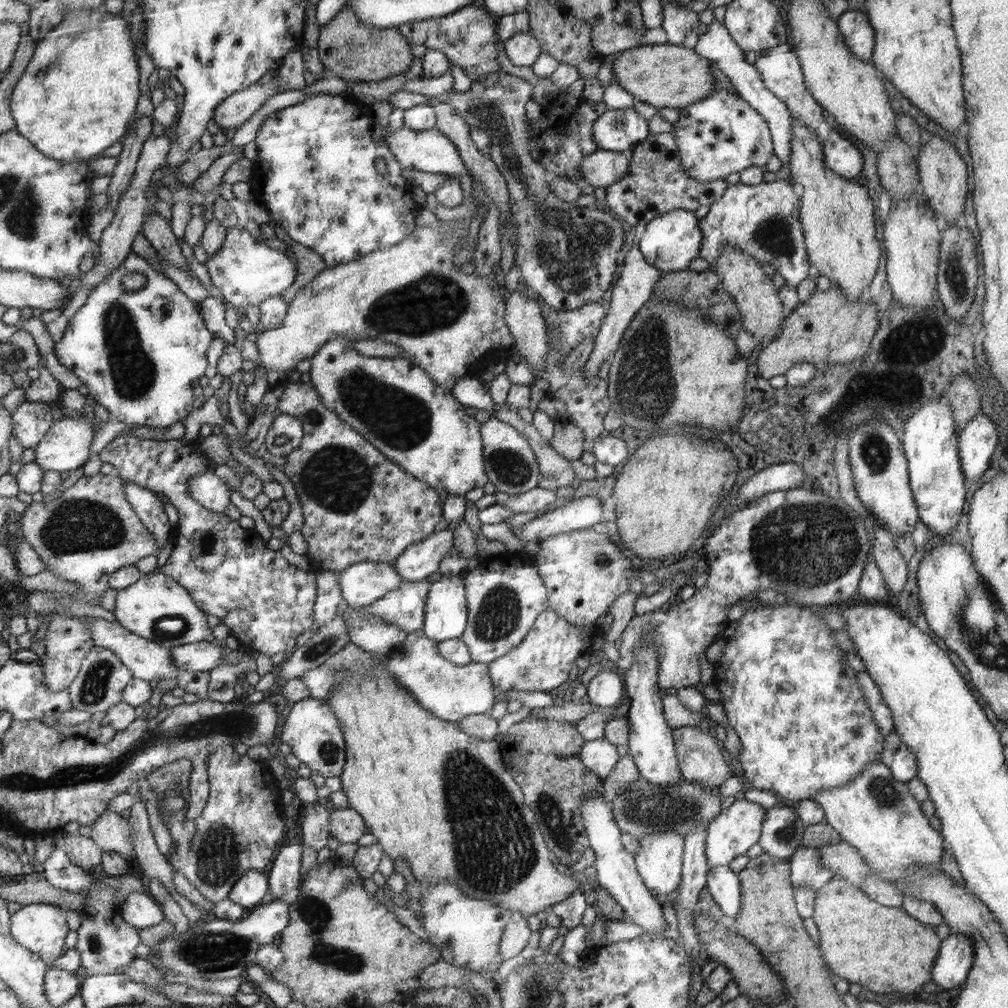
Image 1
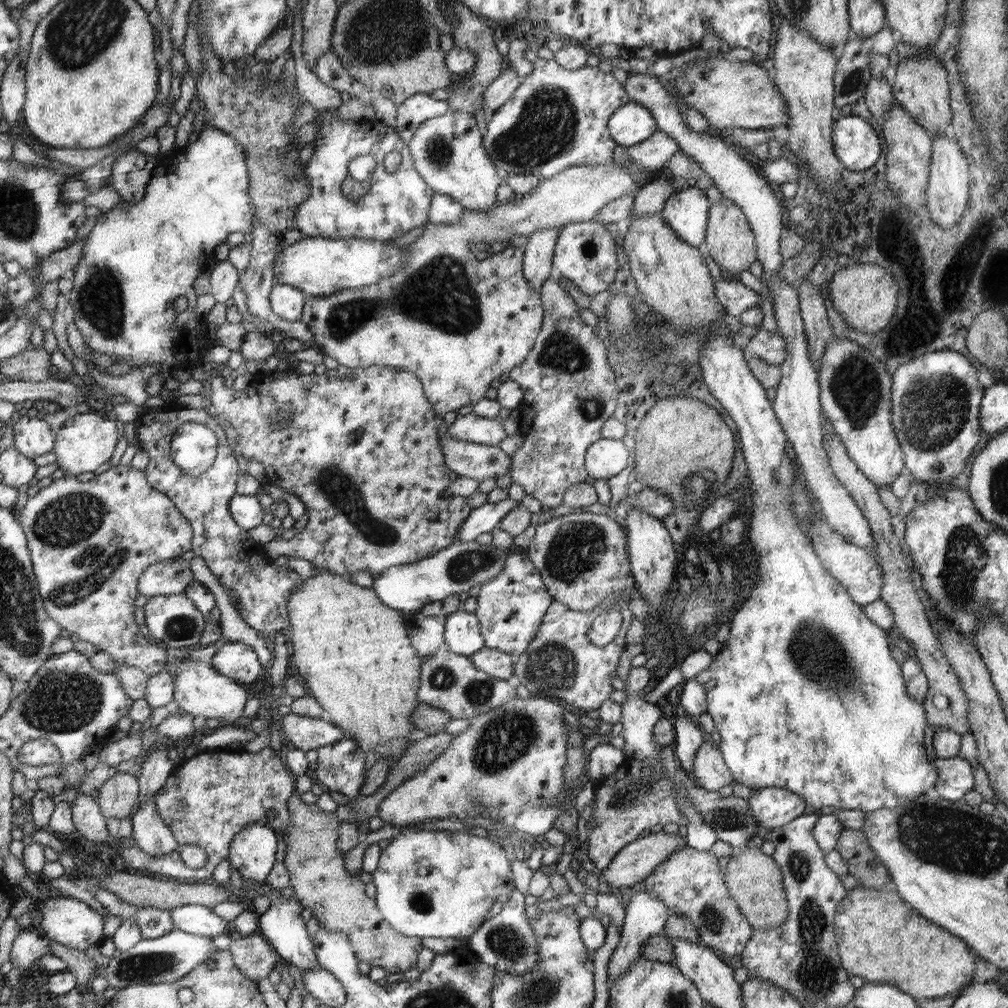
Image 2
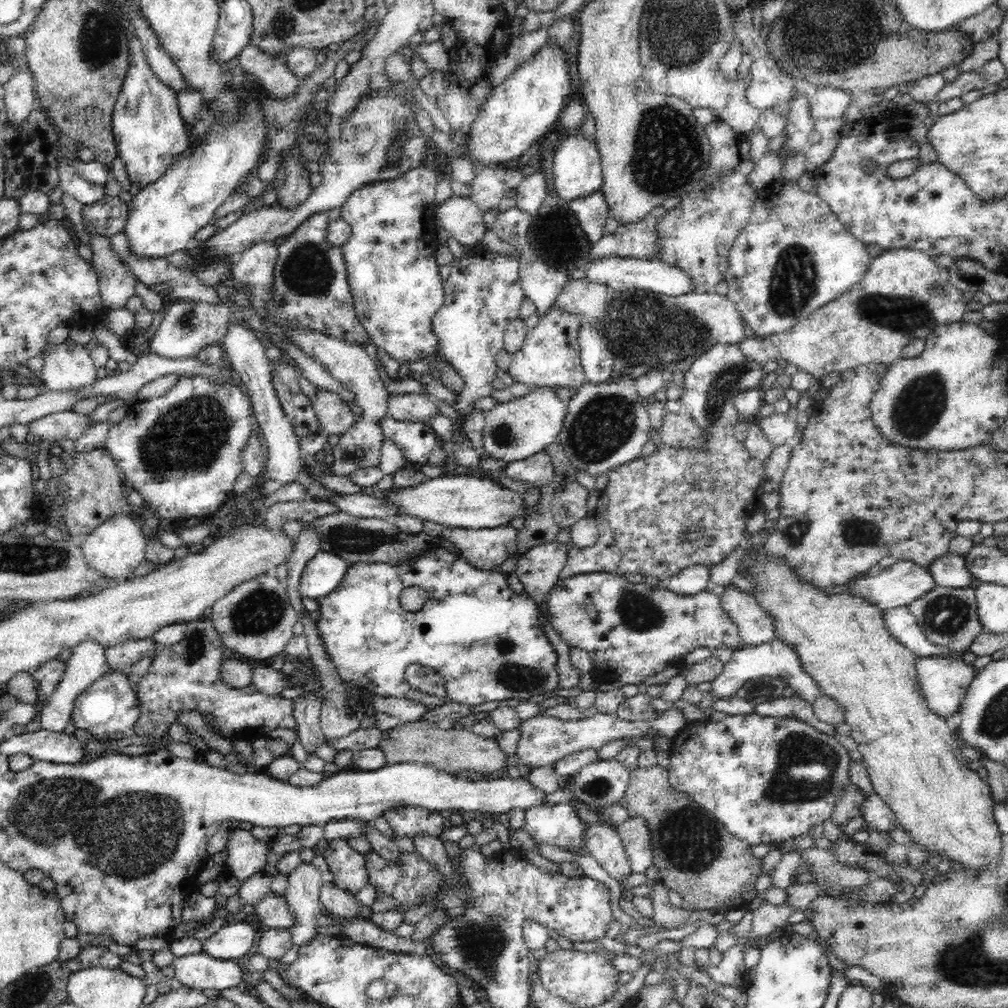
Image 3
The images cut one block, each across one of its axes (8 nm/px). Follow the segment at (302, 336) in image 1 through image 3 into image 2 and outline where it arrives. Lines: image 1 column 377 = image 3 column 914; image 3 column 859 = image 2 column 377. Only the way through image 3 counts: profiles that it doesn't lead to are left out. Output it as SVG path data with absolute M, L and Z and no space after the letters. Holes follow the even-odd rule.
M628 158L628 163L625 168L614 160L610 164L571 167L566 171L558 173L557 176L553 178L542 179L532 192L526 195L516 195L514 200L508 202L508 204L499 203L490 211L470 211L465 209L462 219L452 225L434 225L427 223L422 237L408 246L409 259L406 260L406 264L404 264L400 270L396 270L392 276L382 278L382 280L378 280L378 282L374 284L368 284L368 286L344 288L344 290L330 296L320 297L307 295L301 322L306 324L310 332L314 334L314 340L316 340L323 354L336 358L338 363L342 364L342 366L346 366L346 368L358 369L368 368L368 366L388 366L414 373L416 377L421 379L426 398L434 403L434 411L438 413L438 416L444 416L447 412L458 411L462 406L468 404L475 405L486 396L486 391L490 387L492 380L499 378L502 382L508 381L508 373L514 367L519 367L524 362L524 359L528 357L528 354L533 350L538 334L540 334L545 310L544 304L541 302L539 291L530 287L529 281L526 280L524 273L524 248L515 248L512 245L506 245L503 250L500 250L500 252L496 254L490 254L485 260L477 260L470 252L472 244L484 241L490 245L499 246L506 244L513 236L524 235L528 237L530 234L540 231L541 229L556 229L565 227L571 223L588 223L594 221L601 213L601 209L606 207L606 204L614 203L614 200L619 200L629 195L635 198L636 194L651 180L651 178L647 179L646 176L644 176L644 172L647 171L642 165L636 163L636 161L632 161L630 158Z

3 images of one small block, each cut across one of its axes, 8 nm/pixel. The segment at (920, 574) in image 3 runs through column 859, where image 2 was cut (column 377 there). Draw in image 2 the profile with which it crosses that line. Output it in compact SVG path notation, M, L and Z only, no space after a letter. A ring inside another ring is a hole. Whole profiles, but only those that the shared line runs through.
M460 541L452 543L436 555L422 559L412 564L402 564L388 568L382 575L374 578L374 592L382 603L402 612L416 613L428 602L443 601L448 596L468 592L471 587L482 586L494 580L498 572L502 571L506 558L514 548L496 547L494 543L479 544L477 541Z

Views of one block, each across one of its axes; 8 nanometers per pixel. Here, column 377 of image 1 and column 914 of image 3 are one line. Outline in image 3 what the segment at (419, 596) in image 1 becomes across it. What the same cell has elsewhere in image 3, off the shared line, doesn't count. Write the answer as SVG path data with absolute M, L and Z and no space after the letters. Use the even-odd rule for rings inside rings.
M934 585L934 588L924 594L922 598L908 604L908 609L916 617L918 624L923 627L925 635L930 642L954 653L965 653L976 640L976 636L983 631L982 623L978 618L977 600L975 590L972 588L952 588Z

